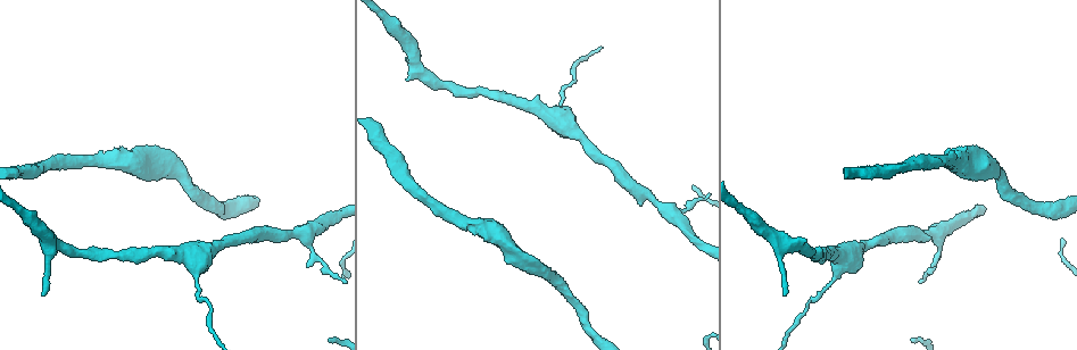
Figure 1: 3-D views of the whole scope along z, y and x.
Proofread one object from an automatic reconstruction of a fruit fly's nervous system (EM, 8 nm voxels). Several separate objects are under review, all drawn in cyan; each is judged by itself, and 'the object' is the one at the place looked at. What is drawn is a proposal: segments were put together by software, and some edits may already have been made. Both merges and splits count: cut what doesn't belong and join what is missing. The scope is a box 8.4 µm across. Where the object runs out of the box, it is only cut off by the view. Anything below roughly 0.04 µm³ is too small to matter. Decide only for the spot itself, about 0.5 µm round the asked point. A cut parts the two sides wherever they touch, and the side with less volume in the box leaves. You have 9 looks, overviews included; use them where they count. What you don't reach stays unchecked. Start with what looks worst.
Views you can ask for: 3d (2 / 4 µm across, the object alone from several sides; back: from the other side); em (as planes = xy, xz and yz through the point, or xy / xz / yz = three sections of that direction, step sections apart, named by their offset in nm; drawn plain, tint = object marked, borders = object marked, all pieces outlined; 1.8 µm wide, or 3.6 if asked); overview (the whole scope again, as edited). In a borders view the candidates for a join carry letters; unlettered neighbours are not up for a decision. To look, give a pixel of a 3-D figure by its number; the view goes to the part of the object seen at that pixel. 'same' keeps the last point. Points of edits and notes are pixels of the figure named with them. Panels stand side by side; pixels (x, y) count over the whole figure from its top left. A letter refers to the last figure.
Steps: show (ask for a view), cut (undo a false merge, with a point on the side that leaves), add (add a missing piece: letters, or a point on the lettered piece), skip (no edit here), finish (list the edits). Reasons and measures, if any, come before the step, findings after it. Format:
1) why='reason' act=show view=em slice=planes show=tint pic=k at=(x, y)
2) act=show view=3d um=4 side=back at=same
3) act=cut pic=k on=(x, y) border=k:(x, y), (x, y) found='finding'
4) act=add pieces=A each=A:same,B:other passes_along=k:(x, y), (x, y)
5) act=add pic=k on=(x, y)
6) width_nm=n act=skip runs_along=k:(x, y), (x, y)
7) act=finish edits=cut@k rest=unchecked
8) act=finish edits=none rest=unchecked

why='sudden change in width' act=show view=3d um=2 pic=1 at=(114, 161)

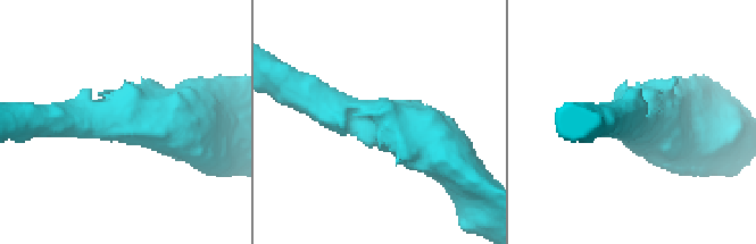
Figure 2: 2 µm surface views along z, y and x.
arm_widths_nm=240,400 act=show view=em slice=xy step=8 show=tint pic=2 at=(630, 120)

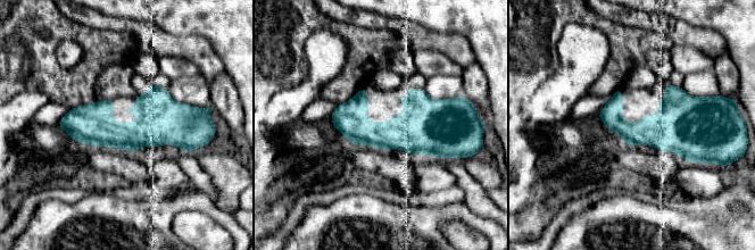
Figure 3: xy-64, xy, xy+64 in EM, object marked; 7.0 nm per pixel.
act=show view=em slice=xy step=8 show=borders at=same

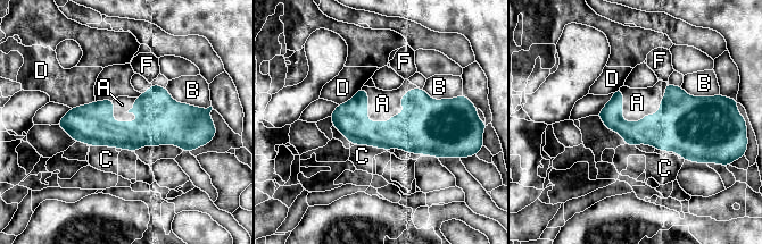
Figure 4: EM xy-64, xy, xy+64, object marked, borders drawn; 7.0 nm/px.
longest_contact=A:440nm act=add pieces=A each=A:same,B:other,C:other,D:other,F:other found='it goes on there'

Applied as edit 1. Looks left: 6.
why='three arms meet' act=show view=em um=3.6 slice=xz step=16 show=tint pic=1 at=(551, 114)

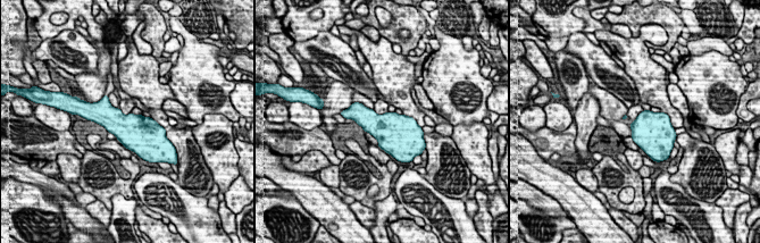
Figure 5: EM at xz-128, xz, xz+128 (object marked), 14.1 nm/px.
why='another direction' act=show view=em um=3.6 slice=planes show=borders at=same

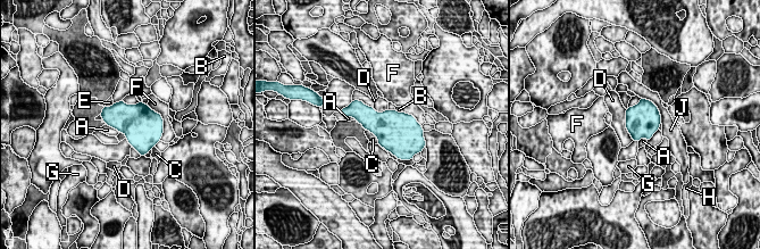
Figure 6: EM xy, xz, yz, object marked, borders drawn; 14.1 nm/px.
act=skip each=A:other,B:other,C:other,D:other,E:other,F:other,G:other,H:other,J:other border=6:(625, 109), (625, 127), (633, 140) found='all the same cell'

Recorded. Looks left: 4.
why='thin neck' act=show view=em slice=xz step=16 show=tint pic=1 at=(296, 234)

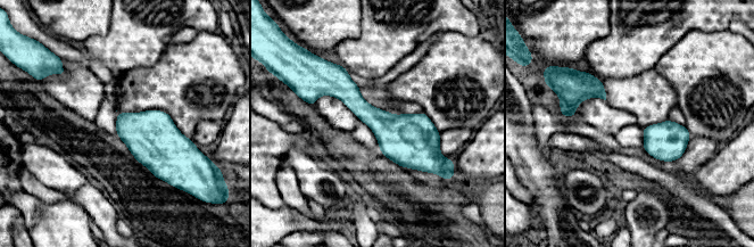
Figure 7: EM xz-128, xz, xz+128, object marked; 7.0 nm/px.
why='cut it another way' act=show view=em slice=planes show=borders at=same

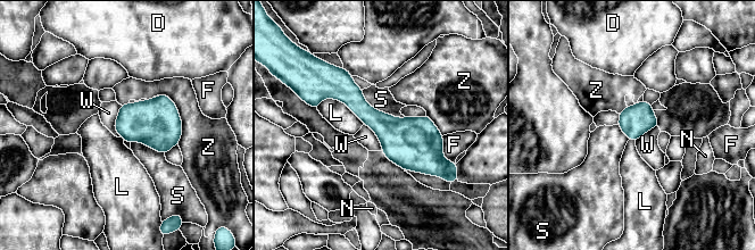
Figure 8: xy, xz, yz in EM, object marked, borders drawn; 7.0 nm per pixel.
width_nm=220 act=skip each=D:other,F:other,L:other,N:other,S:other,W:other,Z:other found='all the same cell'

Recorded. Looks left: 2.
act=finish edits=add@4 rest=unchecked

